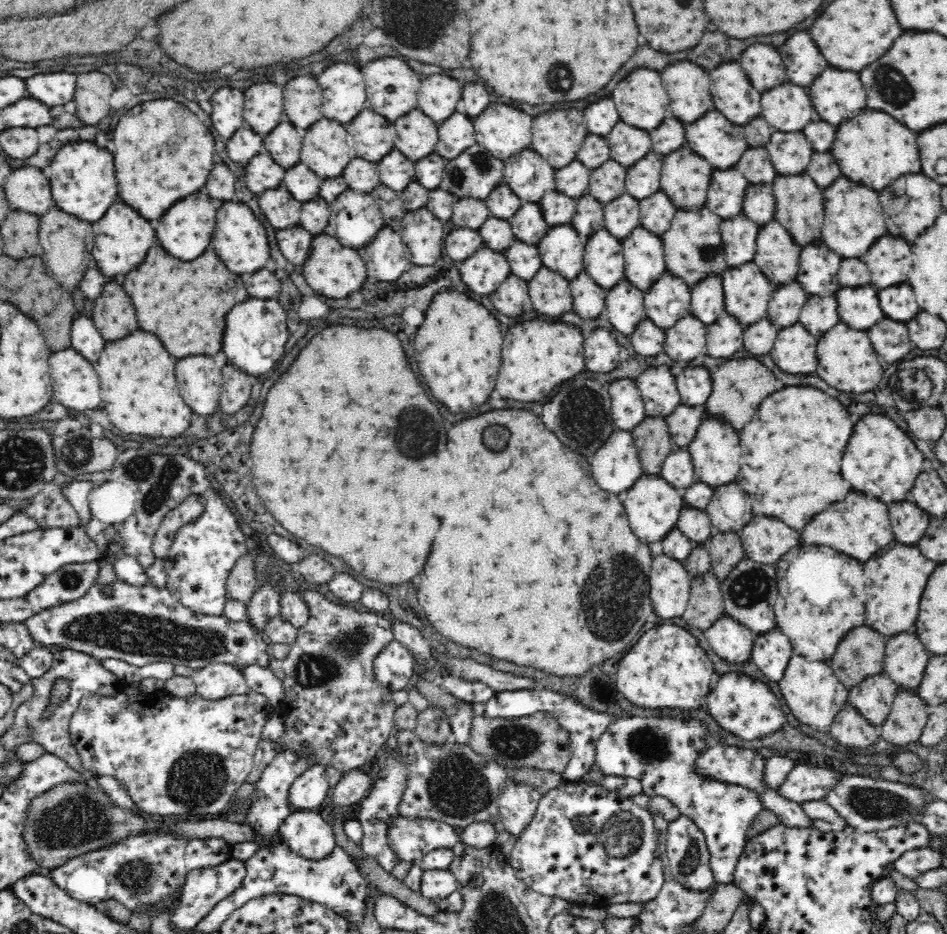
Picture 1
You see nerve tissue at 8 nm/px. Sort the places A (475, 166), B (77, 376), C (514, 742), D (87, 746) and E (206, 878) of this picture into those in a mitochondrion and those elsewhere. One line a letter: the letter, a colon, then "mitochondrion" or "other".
A: mitochondrion
B: other
C: mitochondrion
D: other
E: other

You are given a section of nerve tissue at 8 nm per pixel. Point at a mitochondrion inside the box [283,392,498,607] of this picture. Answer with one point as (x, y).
(419, 428)

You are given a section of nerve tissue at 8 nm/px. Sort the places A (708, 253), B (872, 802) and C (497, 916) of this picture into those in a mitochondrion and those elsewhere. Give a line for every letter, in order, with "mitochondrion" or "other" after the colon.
A: mitochondrion
B: mitochondrion
C: mitochondrion

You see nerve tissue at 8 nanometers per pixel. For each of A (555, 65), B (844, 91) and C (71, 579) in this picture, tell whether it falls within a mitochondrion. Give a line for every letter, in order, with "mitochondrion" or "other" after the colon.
A: mitochondrion
B: other
C: mitochondrion

